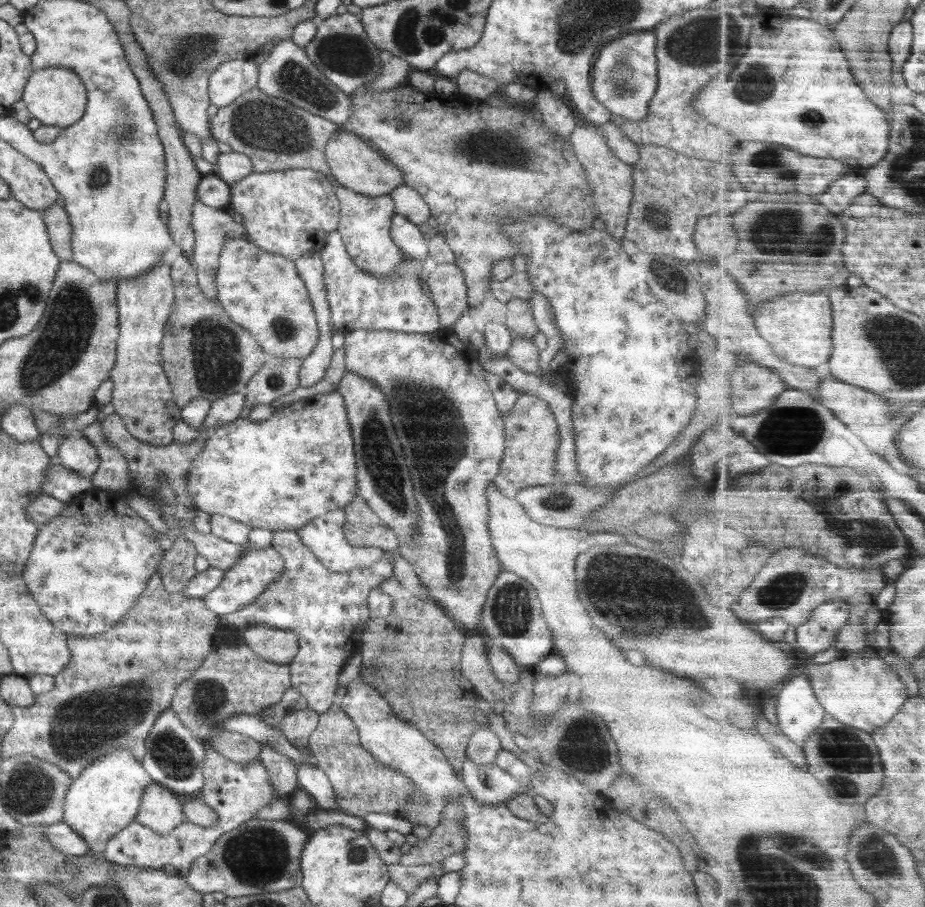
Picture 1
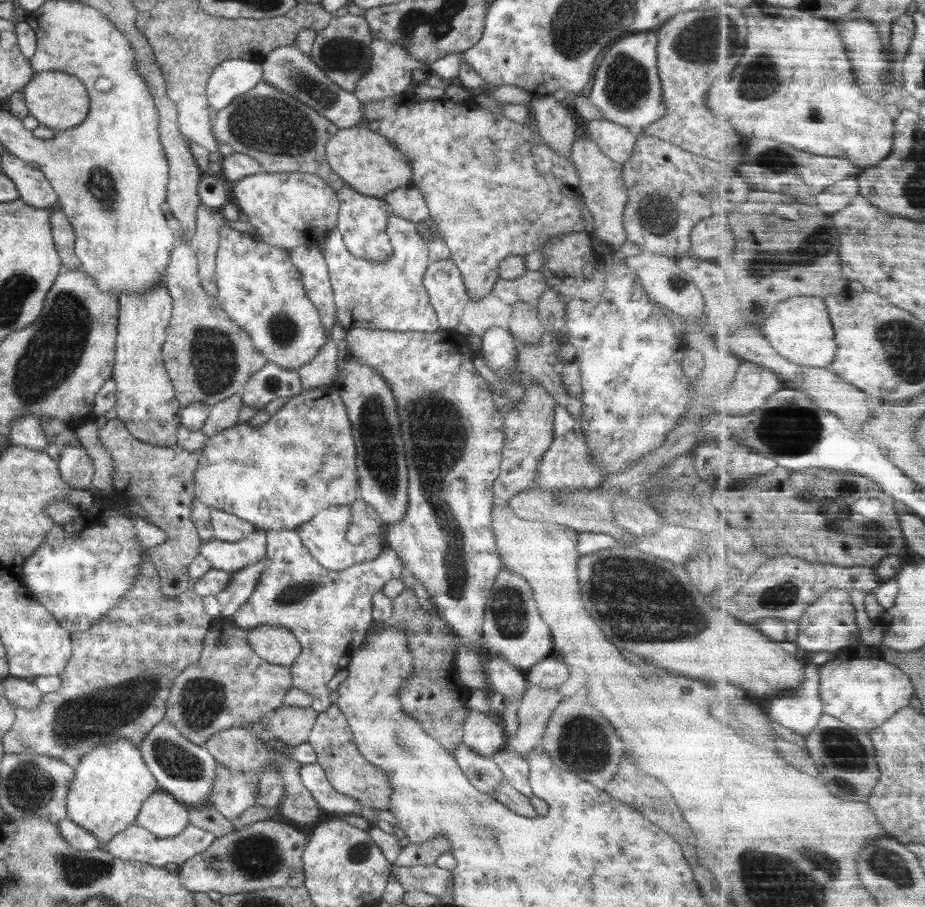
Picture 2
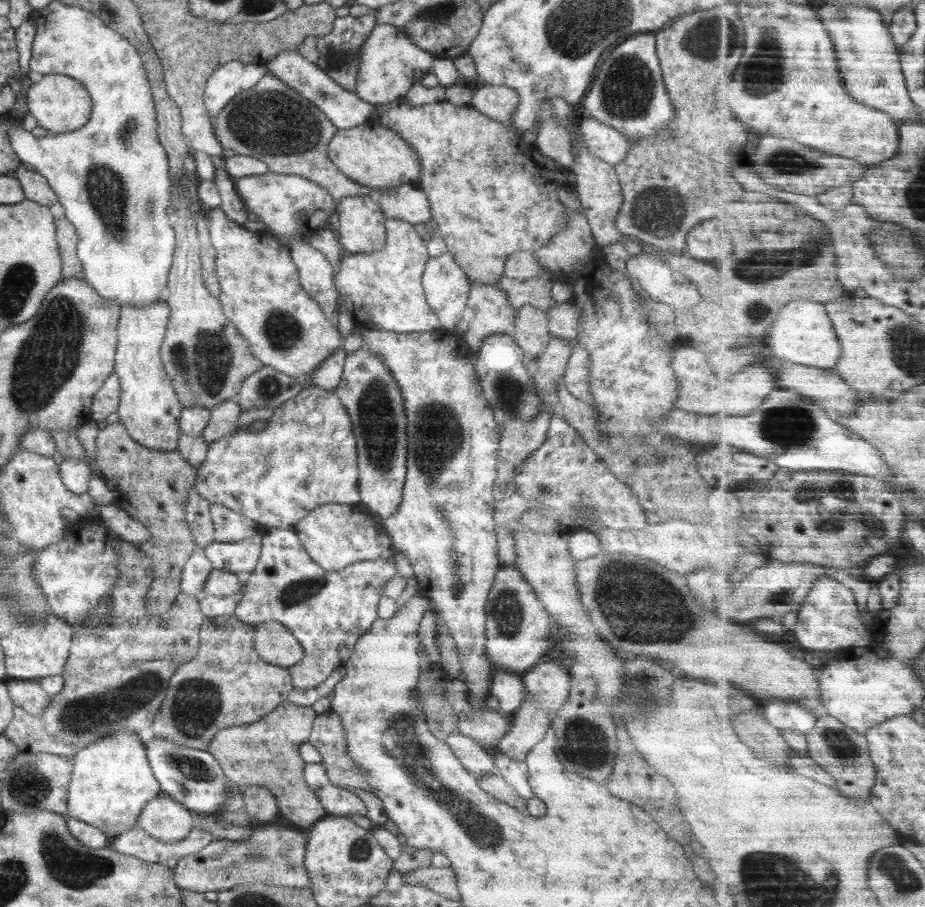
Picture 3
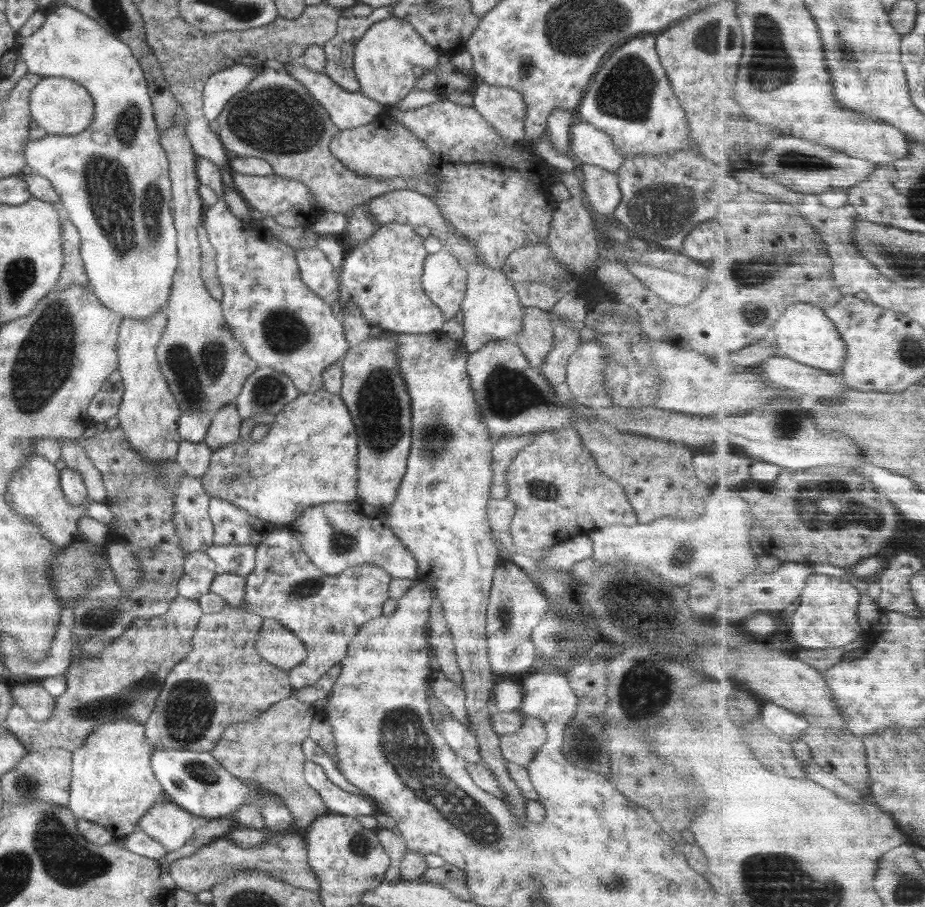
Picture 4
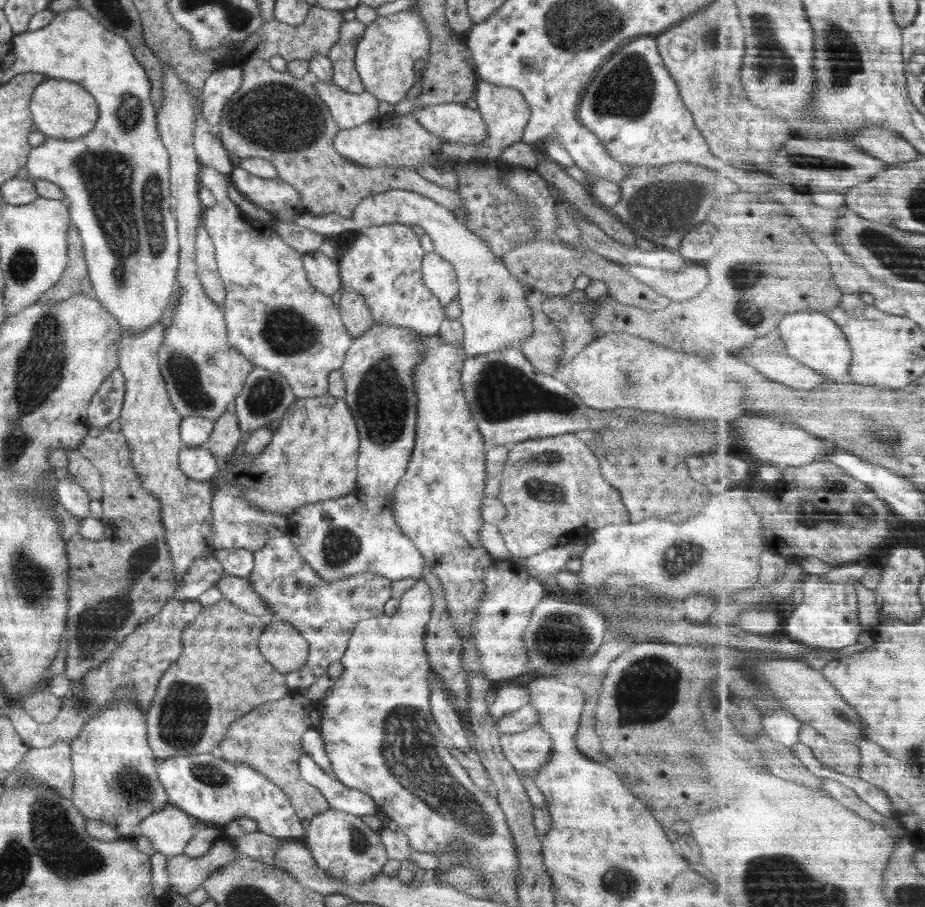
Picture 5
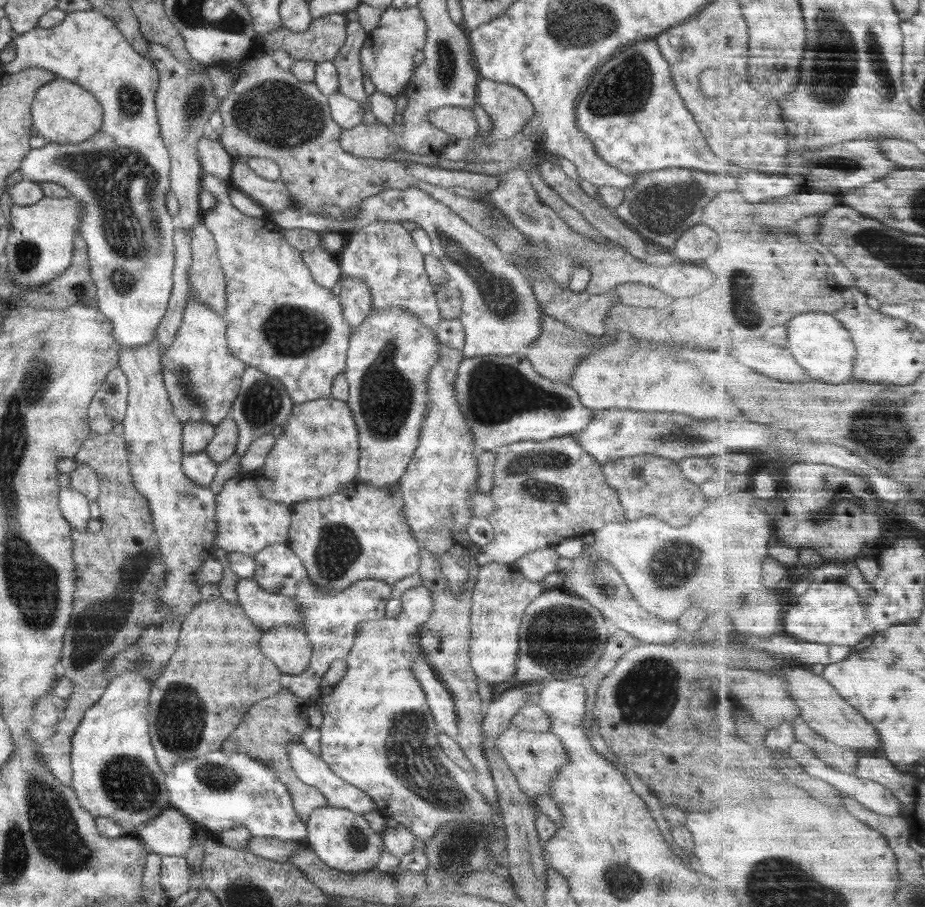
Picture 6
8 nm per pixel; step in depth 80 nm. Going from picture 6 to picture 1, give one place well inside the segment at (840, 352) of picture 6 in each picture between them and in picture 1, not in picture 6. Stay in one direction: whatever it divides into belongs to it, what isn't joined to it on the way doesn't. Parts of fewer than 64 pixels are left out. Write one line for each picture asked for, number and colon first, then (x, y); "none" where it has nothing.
1: (800, 326)
2: (802, 329)
3: (805, 333)
4: (805, 332)
5: (815, 338)

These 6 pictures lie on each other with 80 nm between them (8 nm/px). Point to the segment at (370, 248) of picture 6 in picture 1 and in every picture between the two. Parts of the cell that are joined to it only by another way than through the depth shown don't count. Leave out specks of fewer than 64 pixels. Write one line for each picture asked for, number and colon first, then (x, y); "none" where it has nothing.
1: (397, 302)
2: (391, 295)
3: (383, 290)
4: (382, 278)
5: (383, 264)

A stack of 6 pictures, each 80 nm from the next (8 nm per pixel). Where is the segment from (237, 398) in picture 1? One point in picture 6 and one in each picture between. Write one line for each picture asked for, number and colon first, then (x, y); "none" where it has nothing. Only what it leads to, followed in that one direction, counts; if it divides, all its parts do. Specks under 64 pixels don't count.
2: (224, 414)
3: (223, 418)
4: (224, 428)
5: (226, 434)
6: (222, 446)

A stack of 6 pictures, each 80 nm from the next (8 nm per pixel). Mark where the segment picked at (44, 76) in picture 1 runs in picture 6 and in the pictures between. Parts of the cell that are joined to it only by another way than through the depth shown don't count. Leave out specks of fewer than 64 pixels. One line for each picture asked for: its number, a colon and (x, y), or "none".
2: (58, 100)
3: (60, 104)
4: (60, 106)
5: (60, 109)
6: (63, 112)

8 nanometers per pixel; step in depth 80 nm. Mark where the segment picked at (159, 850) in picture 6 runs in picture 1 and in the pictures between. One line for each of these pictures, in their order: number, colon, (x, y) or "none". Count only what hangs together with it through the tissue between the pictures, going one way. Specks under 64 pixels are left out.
1: (160, 809)
2: (163, 815)
3: (163, 818)
4: (171, 826)
5: (169, 830)

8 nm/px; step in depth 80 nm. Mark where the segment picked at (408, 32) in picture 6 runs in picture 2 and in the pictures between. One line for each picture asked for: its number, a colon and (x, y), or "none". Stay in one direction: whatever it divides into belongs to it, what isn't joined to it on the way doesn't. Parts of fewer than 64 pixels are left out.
2: (390, 73)
3: (388, 59)
4: (384, 58)
5: (385, 56)

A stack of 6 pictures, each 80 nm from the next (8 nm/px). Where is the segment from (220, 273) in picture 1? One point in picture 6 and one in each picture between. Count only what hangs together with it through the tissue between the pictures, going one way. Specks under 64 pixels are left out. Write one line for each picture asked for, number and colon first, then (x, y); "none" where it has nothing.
2: (260, 289)
3: (262, 295)
4: (280, 322)
5: (277, 320)
6: (267, 280)

